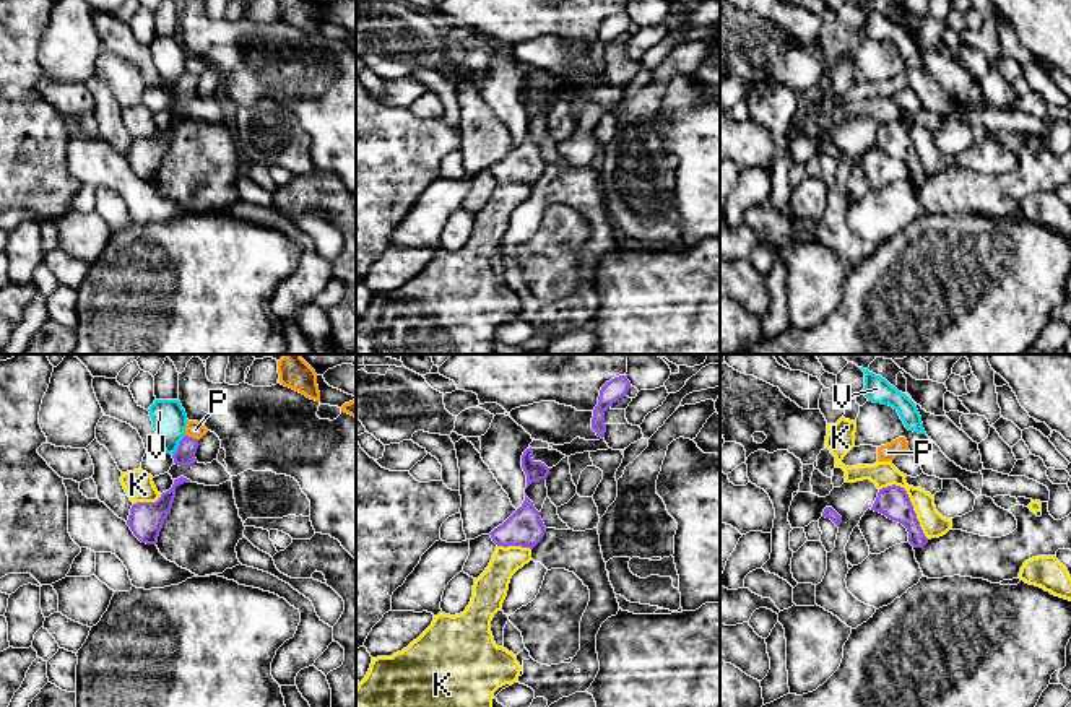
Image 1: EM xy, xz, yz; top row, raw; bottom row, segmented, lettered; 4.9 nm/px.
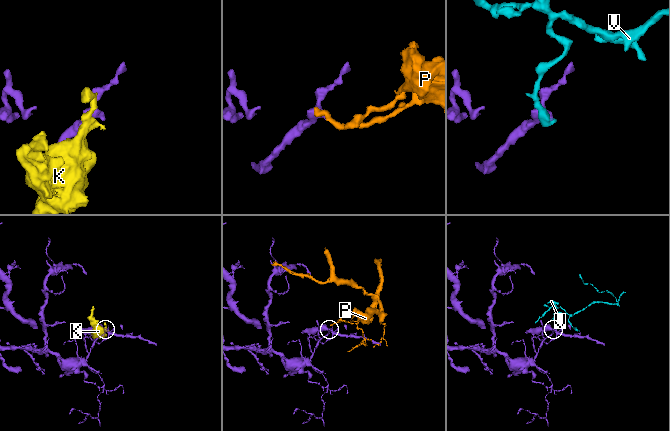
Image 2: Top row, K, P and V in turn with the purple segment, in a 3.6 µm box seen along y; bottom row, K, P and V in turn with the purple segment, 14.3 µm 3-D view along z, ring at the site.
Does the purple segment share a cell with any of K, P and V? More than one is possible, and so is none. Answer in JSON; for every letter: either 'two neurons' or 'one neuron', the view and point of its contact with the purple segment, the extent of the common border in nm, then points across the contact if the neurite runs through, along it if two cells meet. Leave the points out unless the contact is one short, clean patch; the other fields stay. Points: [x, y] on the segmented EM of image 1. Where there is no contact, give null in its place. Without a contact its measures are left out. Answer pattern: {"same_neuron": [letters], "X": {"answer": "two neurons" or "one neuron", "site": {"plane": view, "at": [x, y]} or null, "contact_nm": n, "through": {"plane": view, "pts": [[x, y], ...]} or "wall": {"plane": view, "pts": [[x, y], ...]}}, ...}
{"same_neuron": [], "K": {"answer": "two neurons", "site": {"plane": "yz", "at": [910, 503]}, "contact_nm": 360, "wall": {"plane": "yz", "pts": [[880, 488], [899, 485], [906, 491], [919, 525], [928, 538]]}}, "P": {"answer": "two neurons", "site": {"plane": "xy", "at": [192, 438]}, "contact_nm": 80, "wall": {"plane": "xy", "pts": [[186, 434], [199, 439]]}}, "V": {"answer": "two neurons", "site": {"plane": "xy", "at": [179, 446]}, "contact_nm": 130, "wall": {"plane": "xy", "pts": [[184, 434], [173, 455]]}}}

